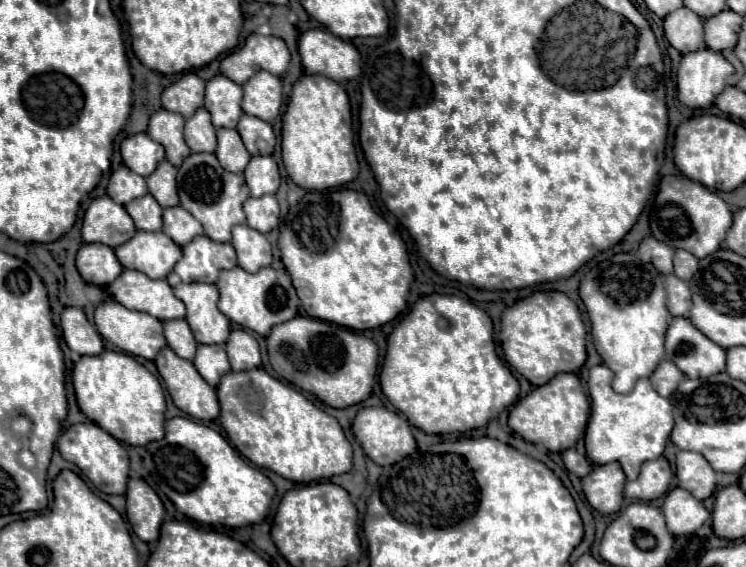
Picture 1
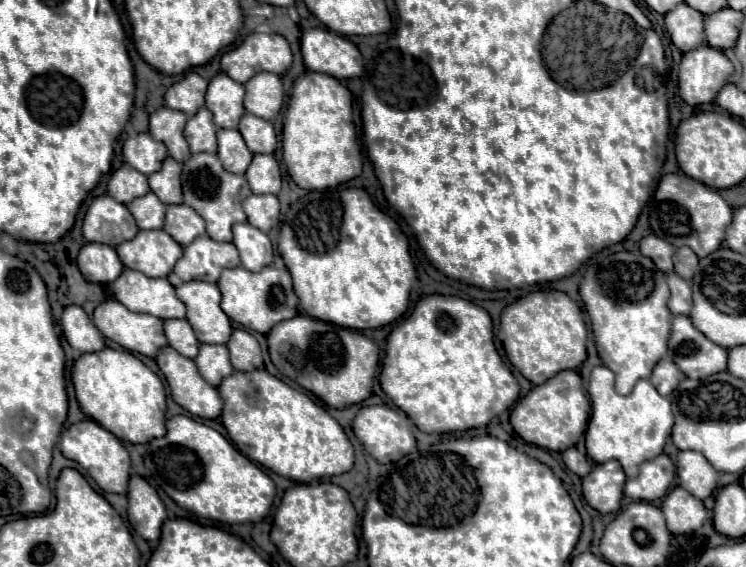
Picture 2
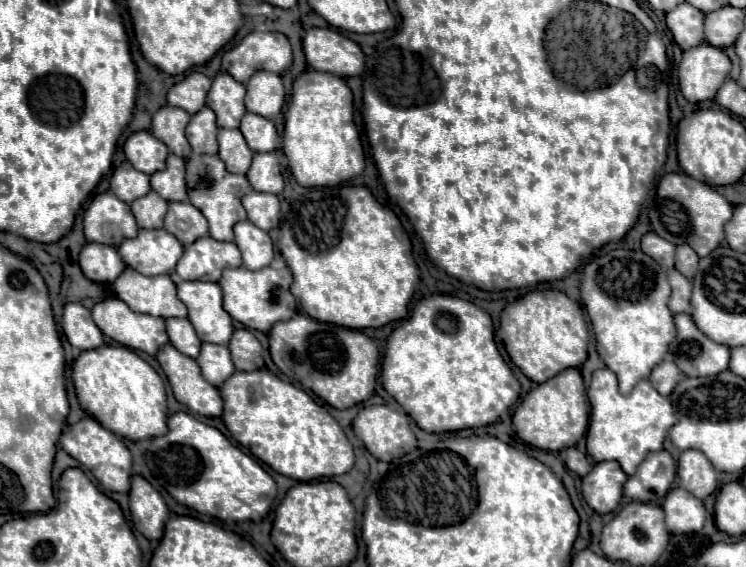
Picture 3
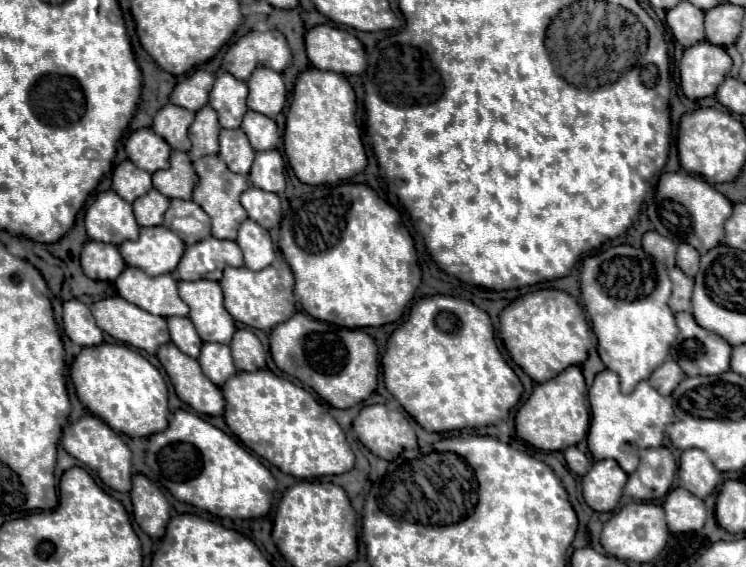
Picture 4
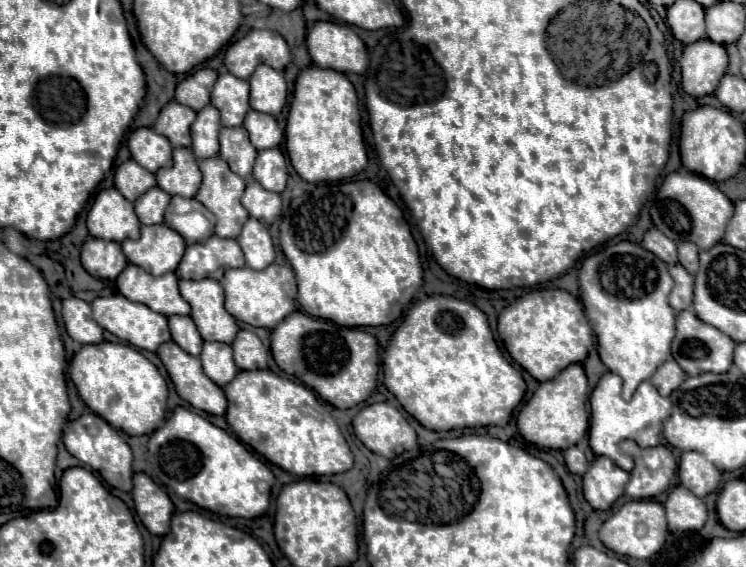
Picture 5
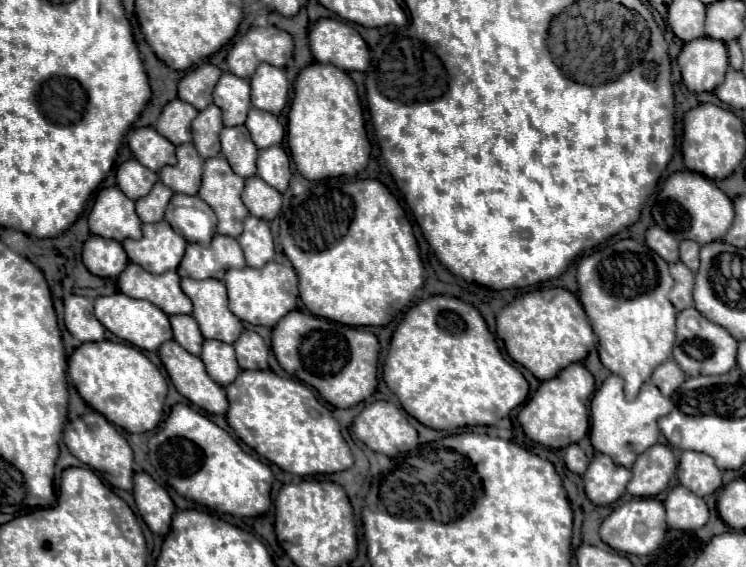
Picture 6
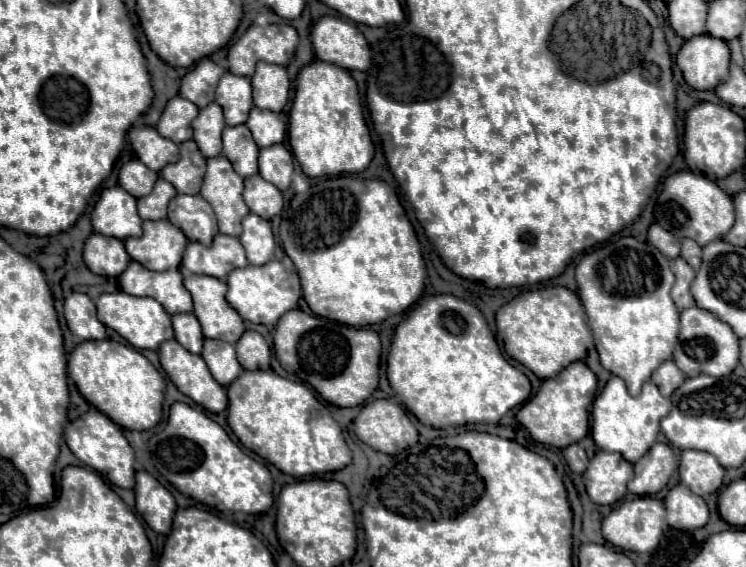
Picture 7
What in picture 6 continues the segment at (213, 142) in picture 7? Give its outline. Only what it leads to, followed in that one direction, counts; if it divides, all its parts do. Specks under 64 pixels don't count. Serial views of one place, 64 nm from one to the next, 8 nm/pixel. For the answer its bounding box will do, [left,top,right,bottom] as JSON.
[192,104,222,158]

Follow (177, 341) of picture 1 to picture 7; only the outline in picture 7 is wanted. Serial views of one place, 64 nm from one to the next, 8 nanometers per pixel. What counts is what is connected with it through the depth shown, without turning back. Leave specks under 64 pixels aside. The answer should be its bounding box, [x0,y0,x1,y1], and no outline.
[172,314,204,354]

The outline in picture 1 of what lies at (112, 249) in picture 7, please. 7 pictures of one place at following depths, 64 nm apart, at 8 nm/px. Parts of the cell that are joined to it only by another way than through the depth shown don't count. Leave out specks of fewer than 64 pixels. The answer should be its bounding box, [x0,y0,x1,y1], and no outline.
[76,244,122,286]

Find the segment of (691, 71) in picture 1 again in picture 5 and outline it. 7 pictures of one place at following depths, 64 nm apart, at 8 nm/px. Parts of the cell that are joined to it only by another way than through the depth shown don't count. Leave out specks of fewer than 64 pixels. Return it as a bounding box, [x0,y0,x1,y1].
[680,40,728,98]

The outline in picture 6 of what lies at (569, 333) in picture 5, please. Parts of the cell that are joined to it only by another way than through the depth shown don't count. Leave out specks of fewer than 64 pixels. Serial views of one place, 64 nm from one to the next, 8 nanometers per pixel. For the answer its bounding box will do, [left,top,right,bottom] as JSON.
[496,288,594,380]

